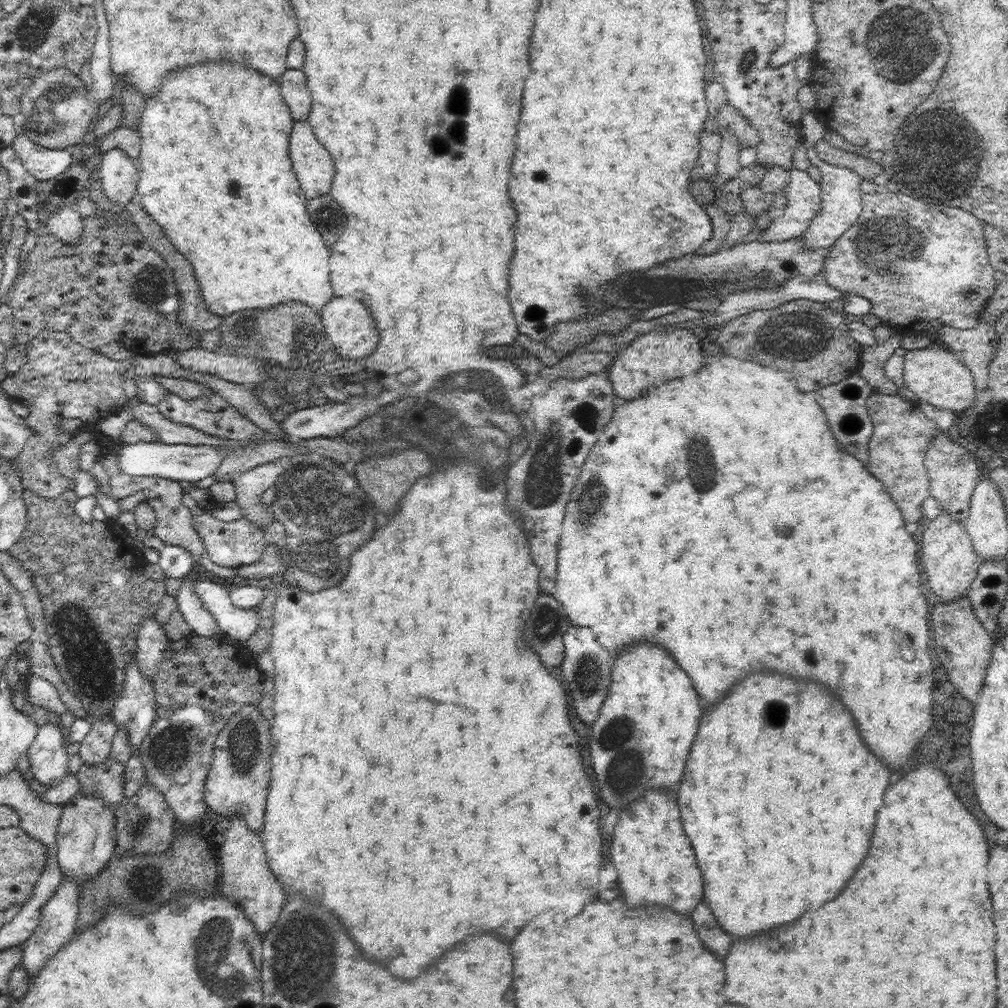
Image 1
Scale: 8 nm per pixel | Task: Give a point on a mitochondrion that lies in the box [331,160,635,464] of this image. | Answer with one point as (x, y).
(491, 387)

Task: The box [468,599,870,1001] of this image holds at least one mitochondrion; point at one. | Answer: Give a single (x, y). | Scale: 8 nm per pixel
(624, 773)

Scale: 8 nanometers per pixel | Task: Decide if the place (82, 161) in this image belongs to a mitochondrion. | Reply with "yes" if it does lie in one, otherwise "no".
no

